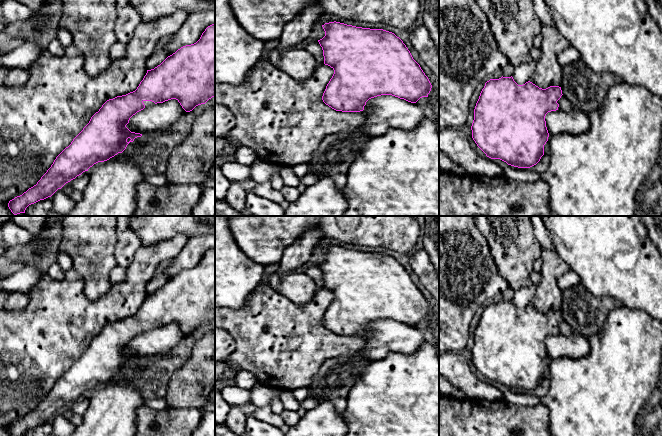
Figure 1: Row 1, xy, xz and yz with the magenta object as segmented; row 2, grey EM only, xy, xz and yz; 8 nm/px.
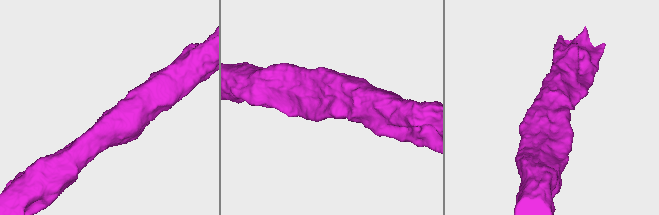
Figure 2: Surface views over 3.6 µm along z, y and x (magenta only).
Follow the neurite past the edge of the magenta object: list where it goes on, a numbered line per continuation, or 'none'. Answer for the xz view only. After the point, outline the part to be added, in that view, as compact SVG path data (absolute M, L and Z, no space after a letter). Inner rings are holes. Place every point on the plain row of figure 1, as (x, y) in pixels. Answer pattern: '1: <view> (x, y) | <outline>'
none

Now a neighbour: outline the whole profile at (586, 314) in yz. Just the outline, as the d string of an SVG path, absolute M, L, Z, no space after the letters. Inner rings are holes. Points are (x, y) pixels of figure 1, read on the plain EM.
M579 283L563 290L561 300L563 320L574 333L589 339L602 330L608 313L618 306L611 297L597 297Z

